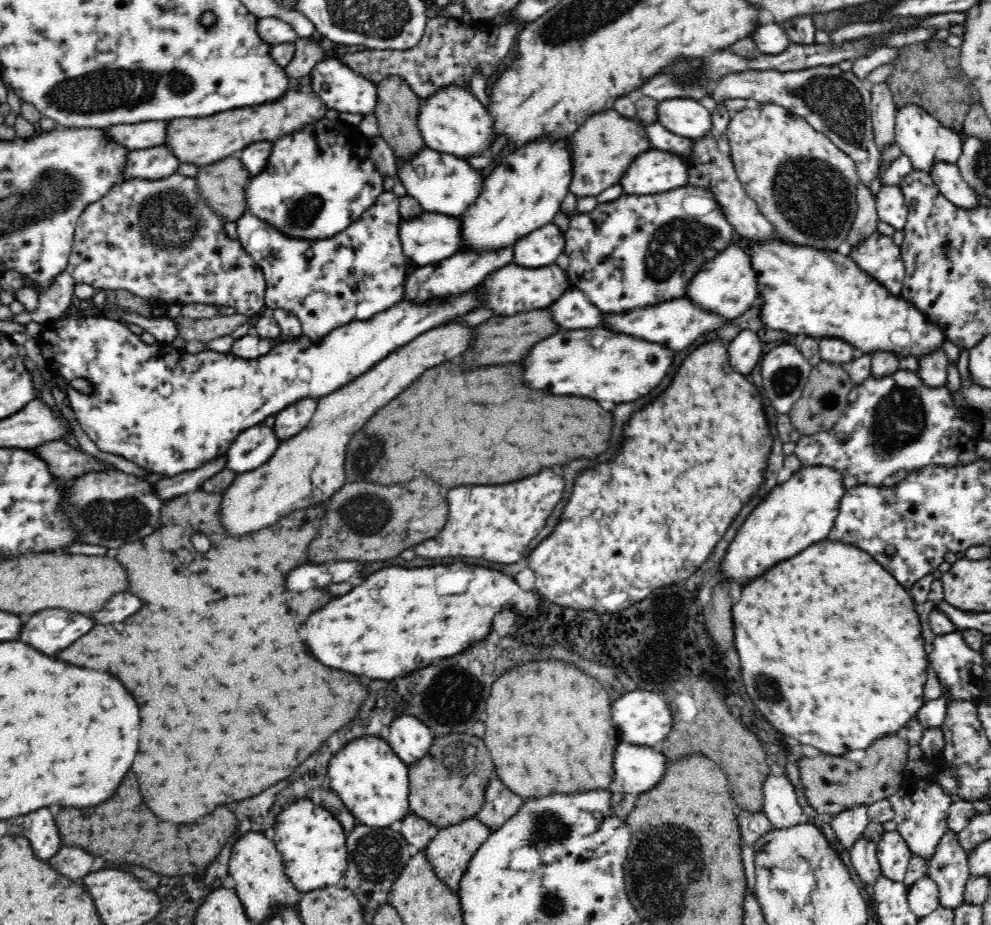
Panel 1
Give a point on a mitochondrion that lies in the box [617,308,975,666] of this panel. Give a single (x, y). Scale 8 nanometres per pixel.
(899, 420)

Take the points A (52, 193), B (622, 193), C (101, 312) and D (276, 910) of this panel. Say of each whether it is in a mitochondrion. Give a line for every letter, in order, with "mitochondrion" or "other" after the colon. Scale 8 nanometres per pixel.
A: mitochondrion
B: other
C: other
D: other

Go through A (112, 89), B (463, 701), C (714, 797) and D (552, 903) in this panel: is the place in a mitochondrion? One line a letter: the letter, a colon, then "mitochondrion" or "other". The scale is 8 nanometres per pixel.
A: mitochondrion
B: mitochondrion
C: other
D: mitochondrion

